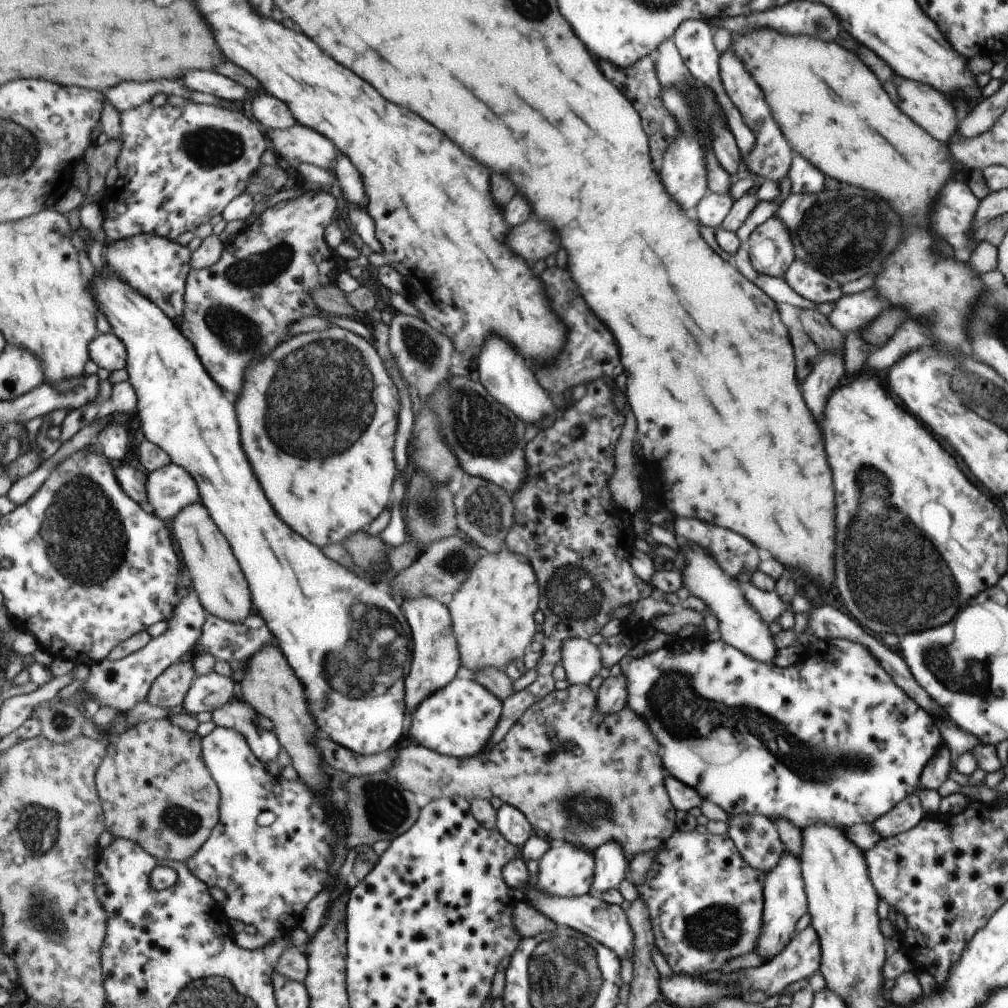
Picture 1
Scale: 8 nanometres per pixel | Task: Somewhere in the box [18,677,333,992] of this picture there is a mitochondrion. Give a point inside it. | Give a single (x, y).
(39, 915)

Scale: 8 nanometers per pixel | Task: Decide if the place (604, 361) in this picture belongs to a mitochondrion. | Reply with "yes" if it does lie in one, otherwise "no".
no

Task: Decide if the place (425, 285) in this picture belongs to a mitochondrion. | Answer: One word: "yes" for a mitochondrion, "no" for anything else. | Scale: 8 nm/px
no

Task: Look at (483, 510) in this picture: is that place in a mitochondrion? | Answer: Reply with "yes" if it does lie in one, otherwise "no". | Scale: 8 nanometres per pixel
yes

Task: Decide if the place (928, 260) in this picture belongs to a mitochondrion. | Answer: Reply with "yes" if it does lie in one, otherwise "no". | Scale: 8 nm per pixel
no

